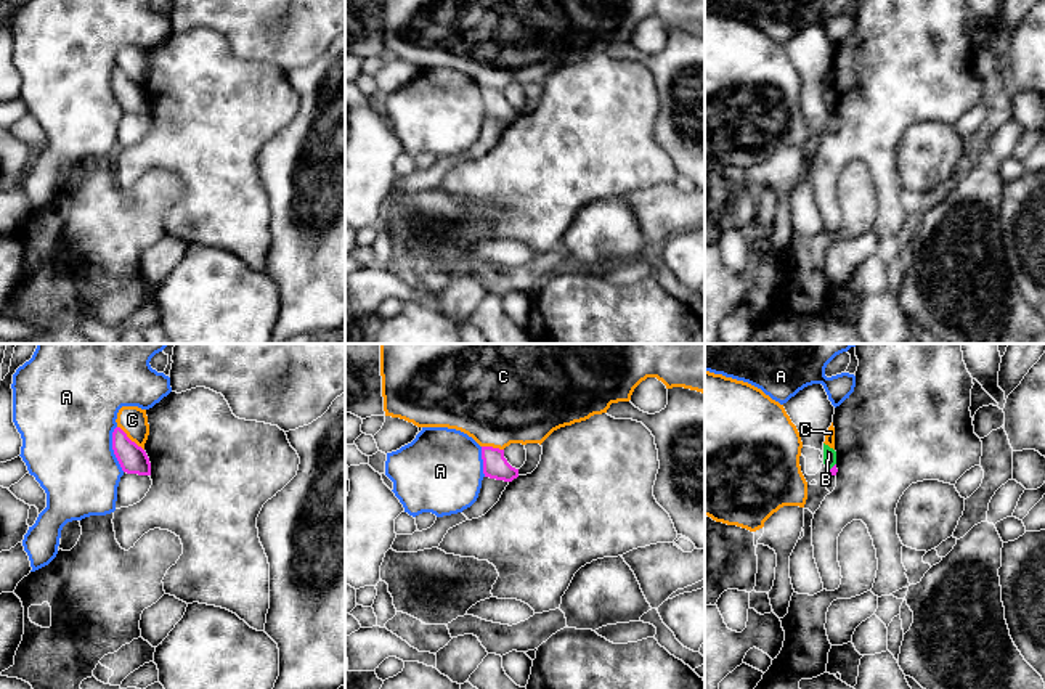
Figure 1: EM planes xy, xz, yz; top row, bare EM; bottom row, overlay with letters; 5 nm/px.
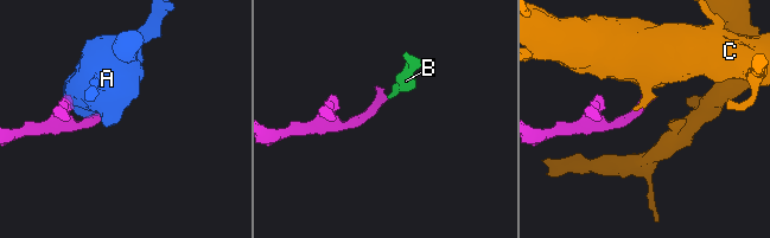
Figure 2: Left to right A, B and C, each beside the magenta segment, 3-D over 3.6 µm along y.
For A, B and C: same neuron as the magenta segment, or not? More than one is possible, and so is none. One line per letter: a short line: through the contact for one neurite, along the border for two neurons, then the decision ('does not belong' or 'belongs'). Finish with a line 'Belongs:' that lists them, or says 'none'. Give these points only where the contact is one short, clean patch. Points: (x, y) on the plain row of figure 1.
A: does not belong
B: line yz (835, 103), (829, 111); does not belong
C: does not belong
Belongs: none

